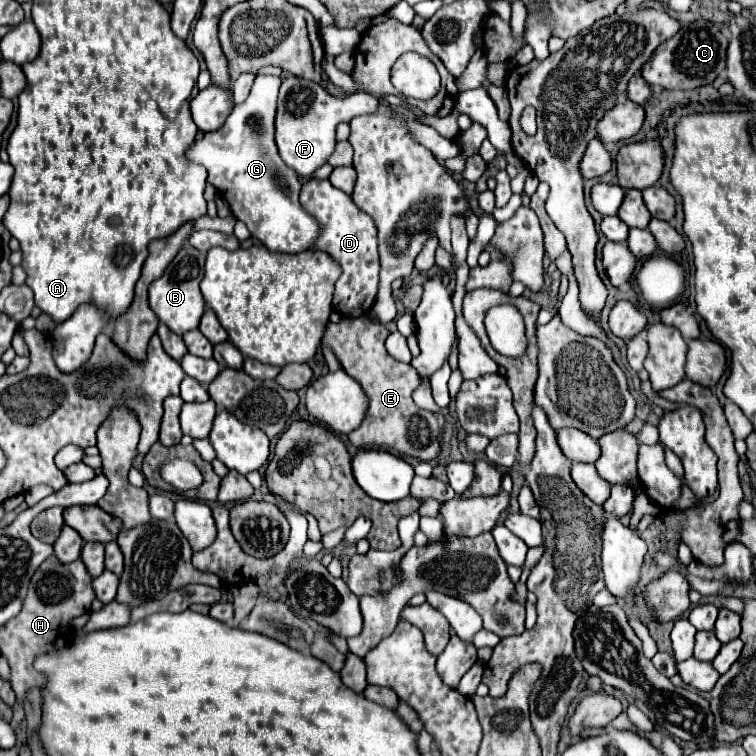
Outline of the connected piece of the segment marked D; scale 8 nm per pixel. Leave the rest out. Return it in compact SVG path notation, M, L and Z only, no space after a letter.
M308 179L300 191L300 203L308 213L312 213L322 227L322 233L316 241L316 249L326 251L342 269L334 285L334 309L344 317L360 317L370 313L376 293L378 293L378 275L380 275L380 257L378 257L378 239L372 217L360 211L352 197L336 189L328 179Z

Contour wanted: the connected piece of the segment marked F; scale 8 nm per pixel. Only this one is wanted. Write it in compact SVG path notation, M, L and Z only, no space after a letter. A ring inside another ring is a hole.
M290 75L282 81L278 95L278 111L276 111L276 145L280 157L300 177L310 177L334 153L336 125L342 121L350 121L354 115L374 113L376 109L378 101L368 93L334 97L322 85Z

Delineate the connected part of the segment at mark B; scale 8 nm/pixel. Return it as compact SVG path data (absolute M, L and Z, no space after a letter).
M186 243L180 253L174 257L174 261L168 265L164 275L156 279L150 285L150 307L160 319L160 323L168 325L176 335L184 335L186 331L192 331L198 327L200 317L204 313L204 297L200 293L200 281L204 277L204 261L206 255L198 249L194 249L190 243Z

